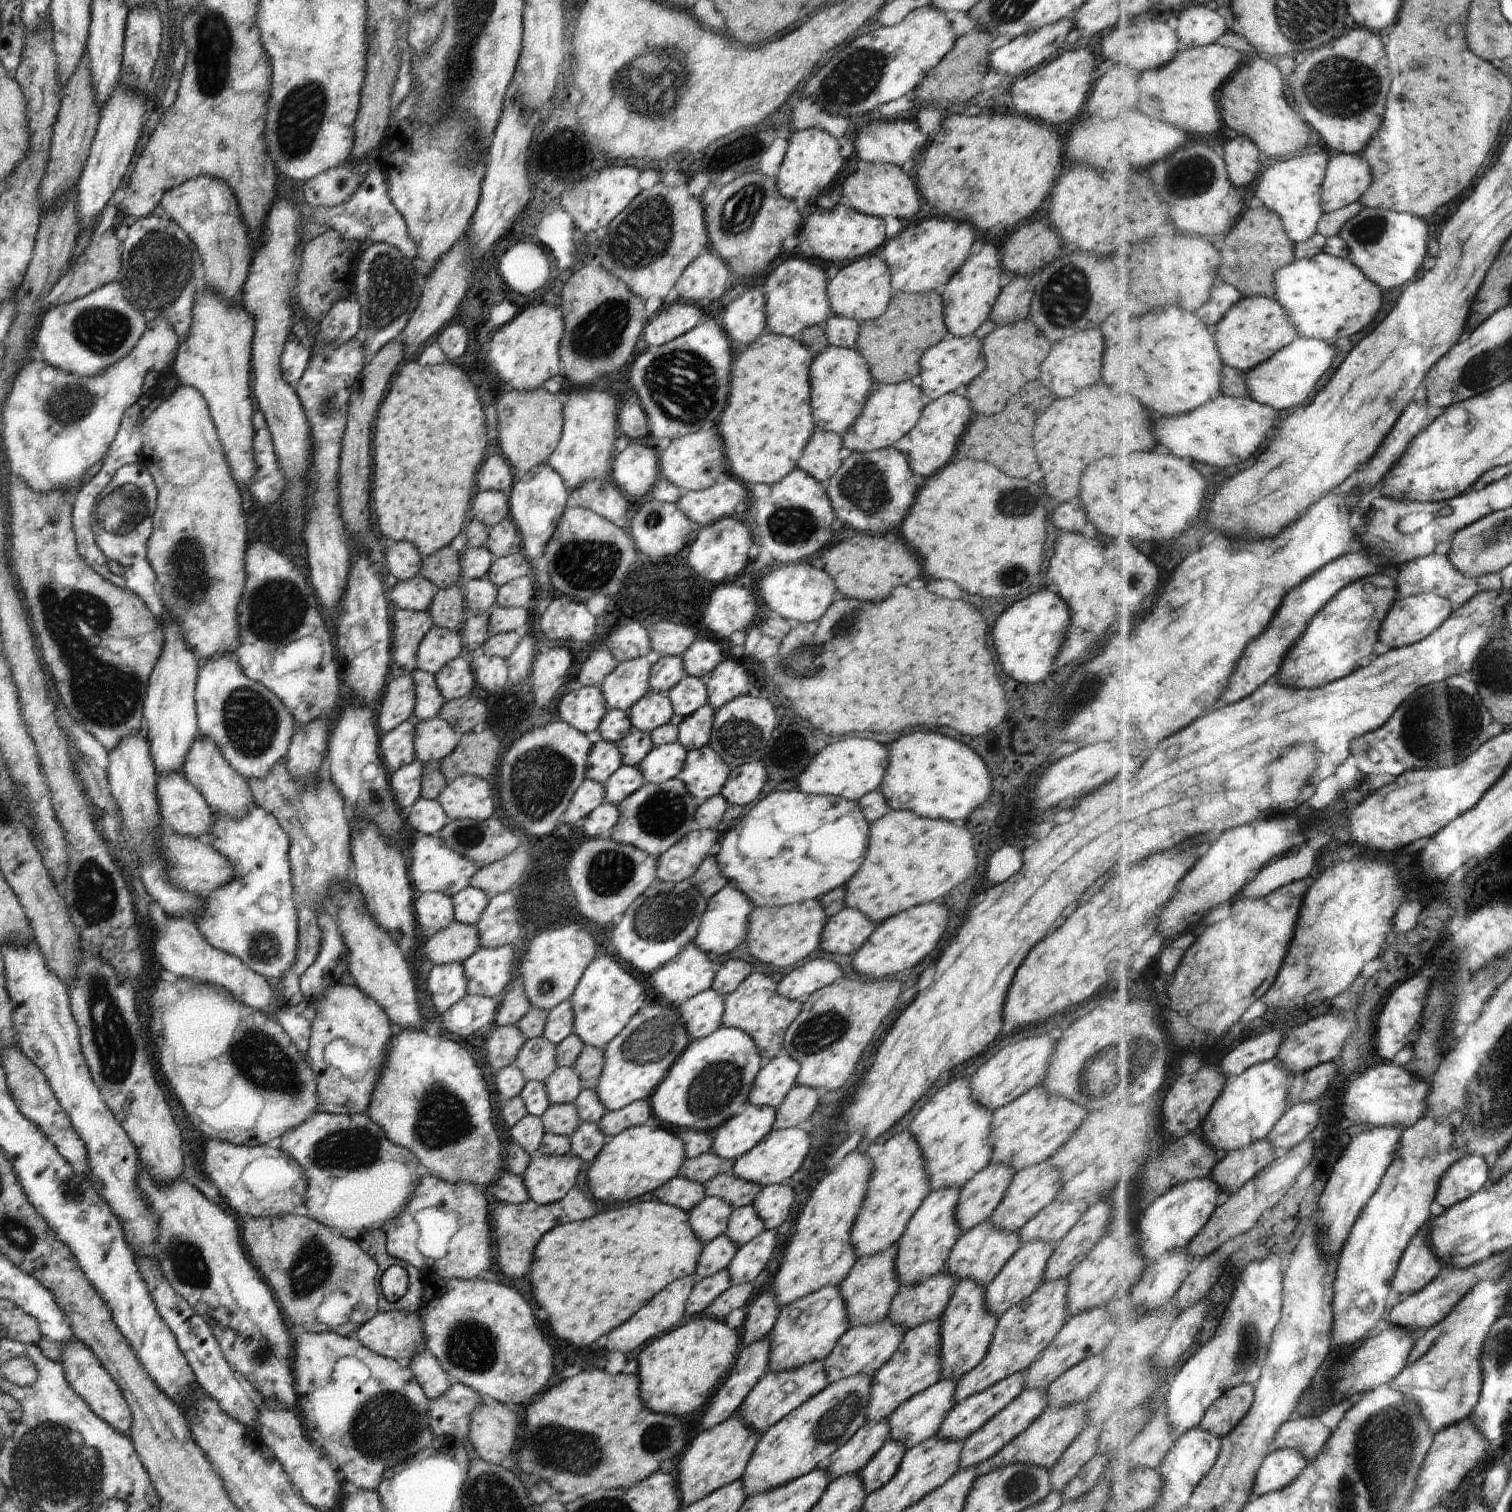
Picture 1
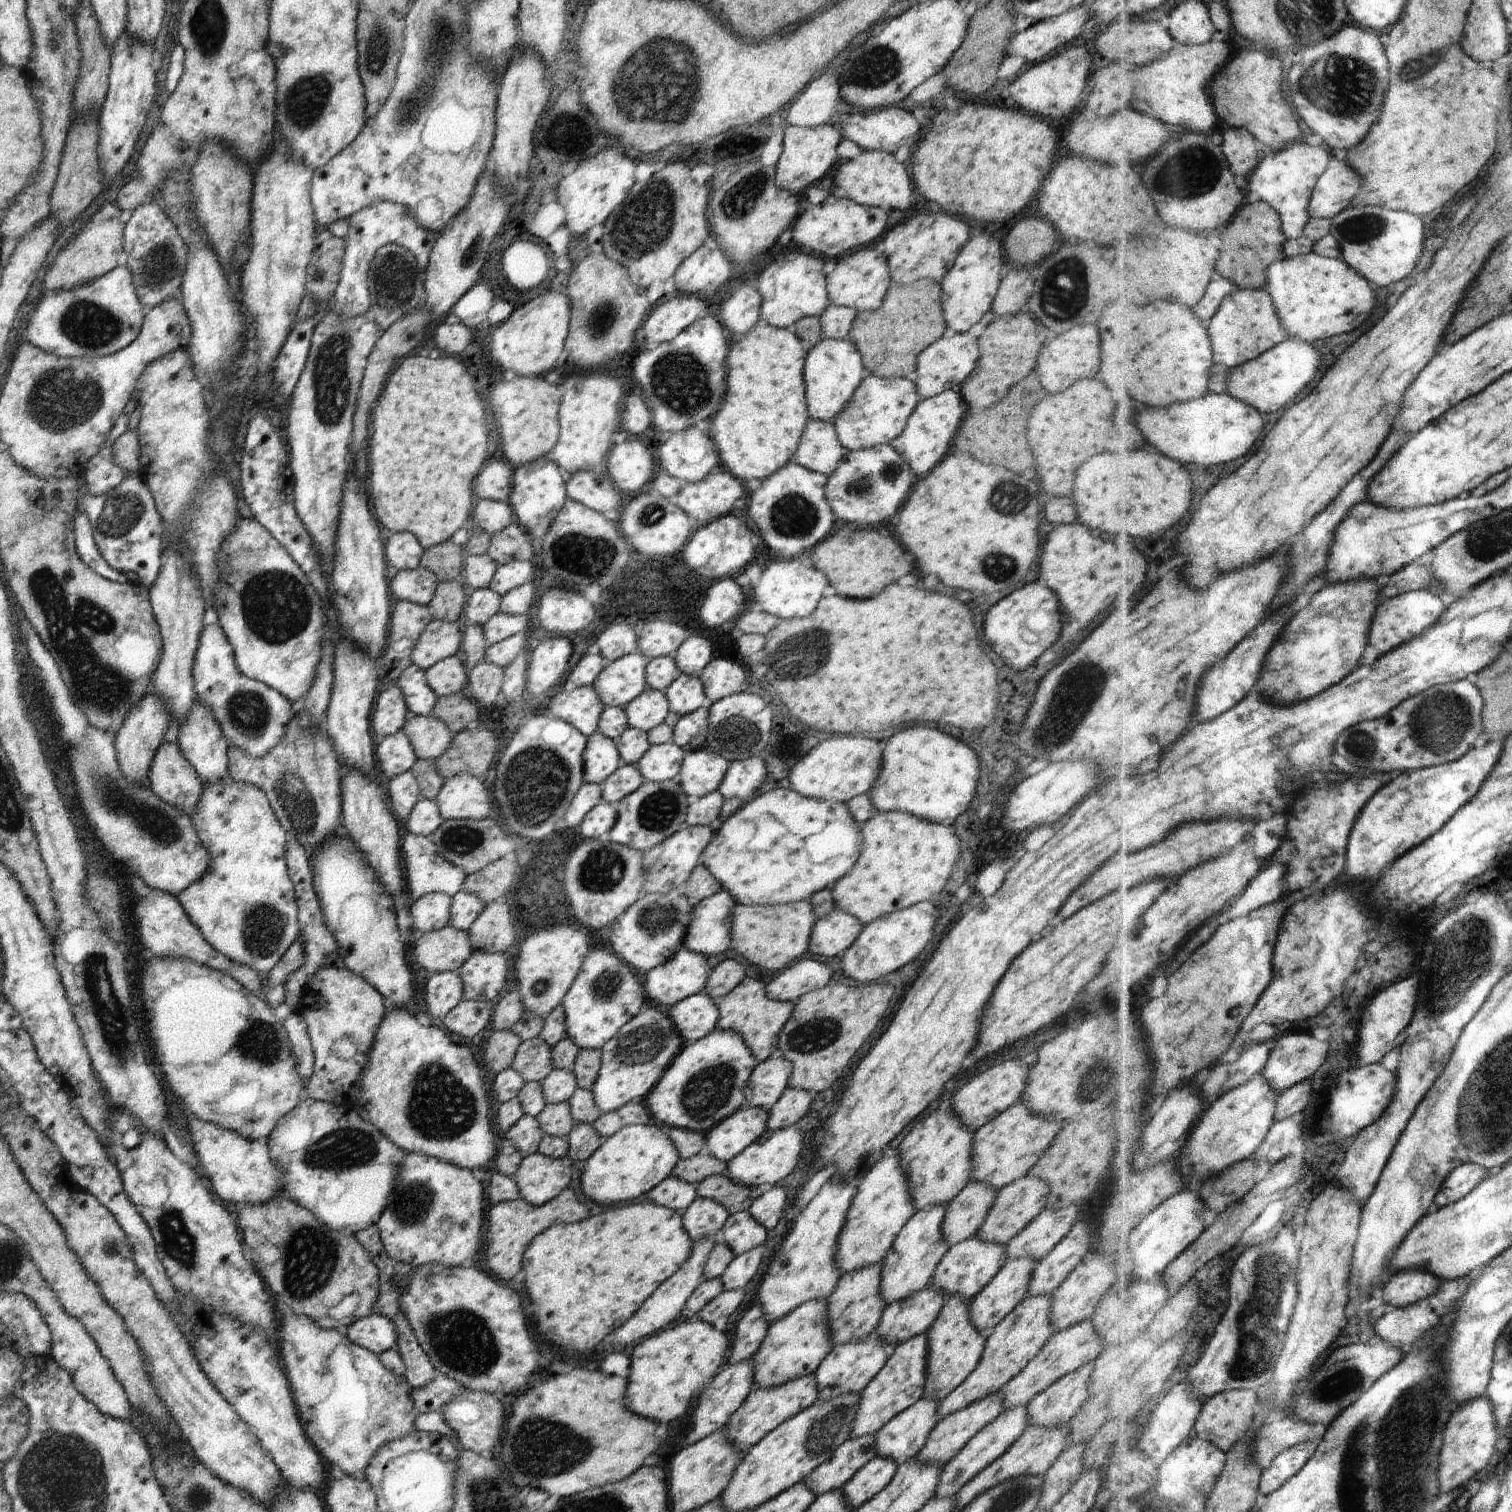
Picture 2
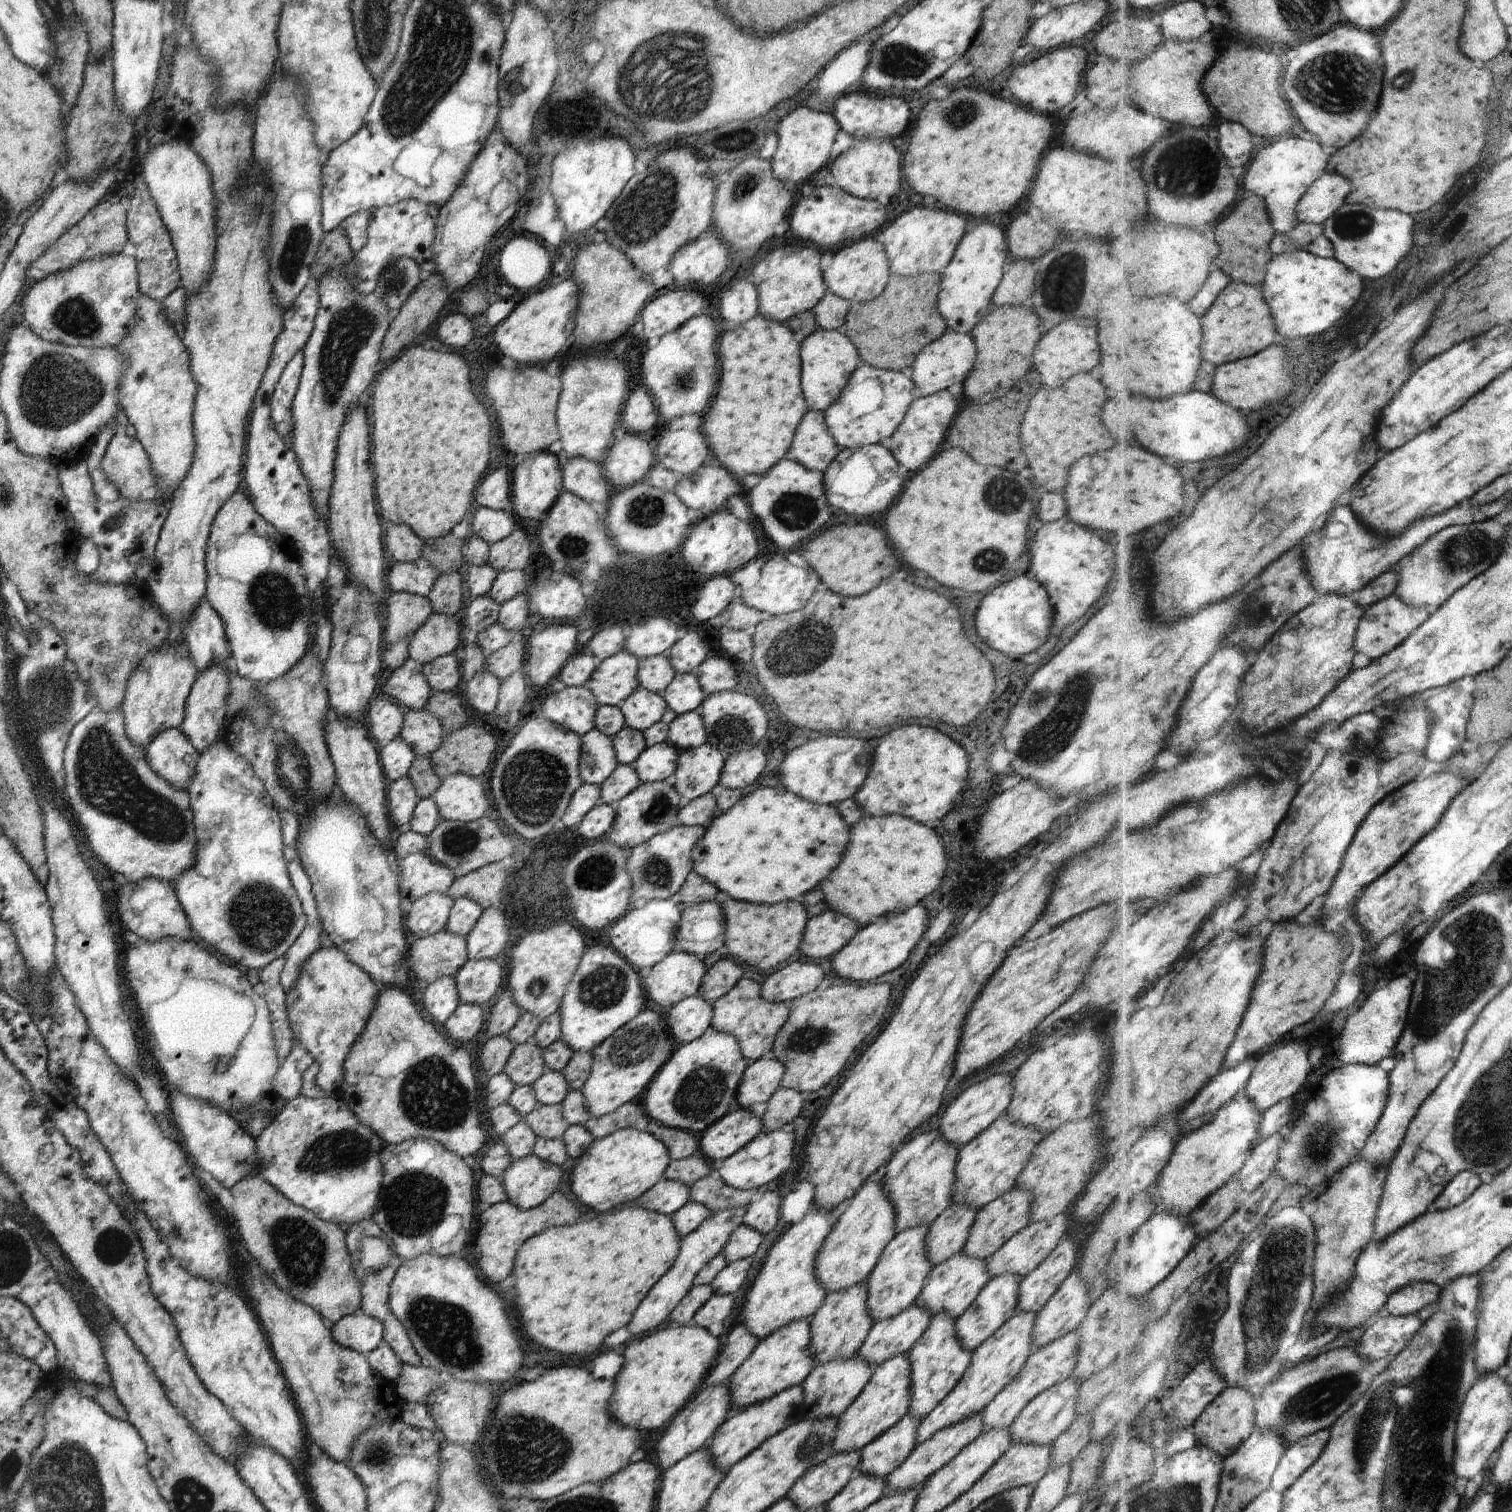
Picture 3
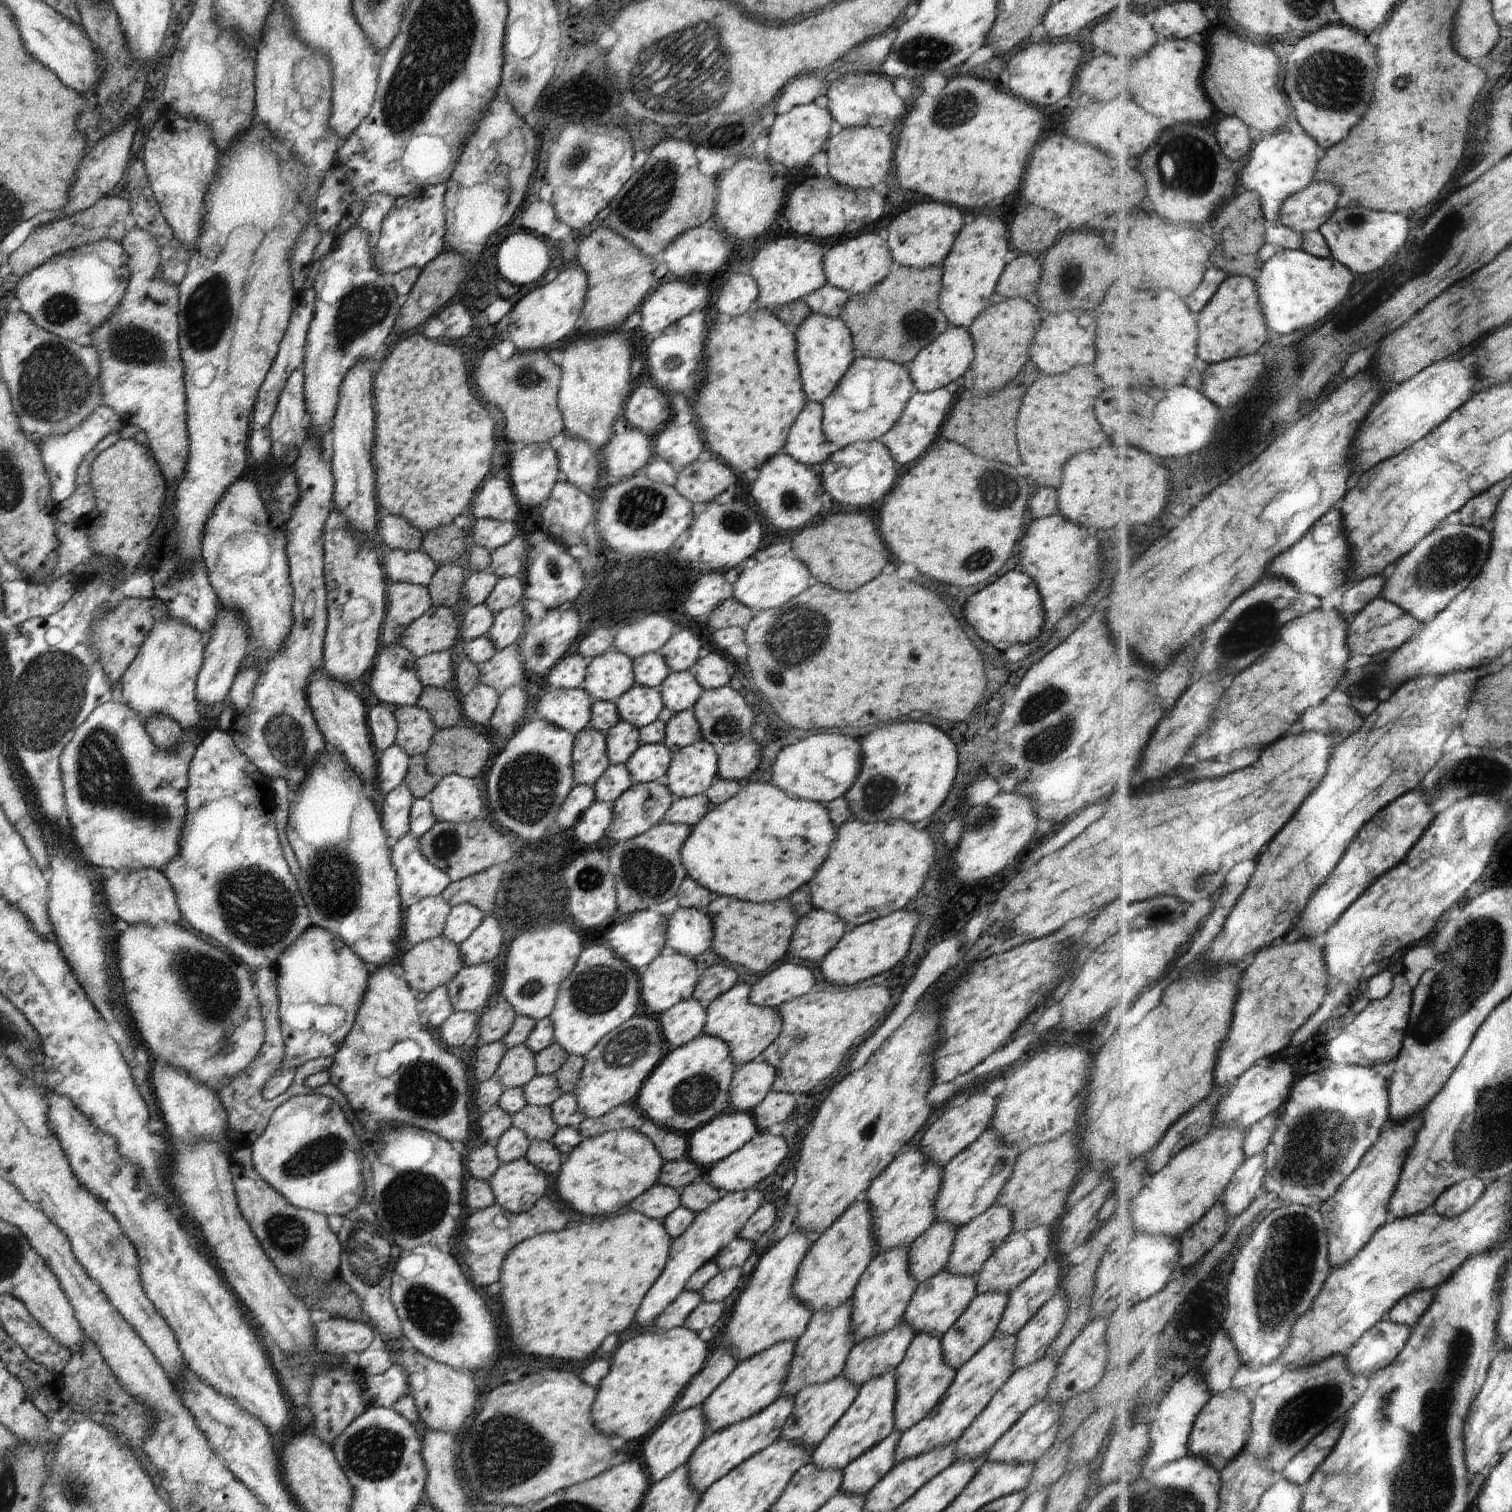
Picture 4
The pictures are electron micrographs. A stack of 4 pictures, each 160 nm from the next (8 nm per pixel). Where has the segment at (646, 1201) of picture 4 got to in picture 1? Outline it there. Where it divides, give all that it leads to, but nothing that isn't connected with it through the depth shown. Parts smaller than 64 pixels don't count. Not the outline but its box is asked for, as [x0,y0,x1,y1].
[653,1177,704,1213]

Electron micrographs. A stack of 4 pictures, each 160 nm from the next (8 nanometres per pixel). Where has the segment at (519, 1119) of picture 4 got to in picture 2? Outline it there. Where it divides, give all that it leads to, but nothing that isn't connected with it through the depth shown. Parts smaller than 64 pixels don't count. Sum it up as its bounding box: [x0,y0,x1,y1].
[537,1101,575,1137]

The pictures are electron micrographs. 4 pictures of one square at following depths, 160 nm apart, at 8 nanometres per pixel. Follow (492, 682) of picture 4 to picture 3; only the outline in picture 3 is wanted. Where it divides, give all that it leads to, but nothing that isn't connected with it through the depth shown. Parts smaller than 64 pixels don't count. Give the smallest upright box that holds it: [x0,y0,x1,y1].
[485,636,526,681]

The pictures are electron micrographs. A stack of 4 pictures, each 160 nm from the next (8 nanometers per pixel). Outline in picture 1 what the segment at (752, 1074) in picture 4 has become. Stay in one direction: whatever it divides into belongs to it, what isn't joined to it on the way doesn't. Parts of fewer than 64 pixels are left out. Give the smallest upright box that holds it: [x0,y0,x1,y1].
[747,1055,799,1109]

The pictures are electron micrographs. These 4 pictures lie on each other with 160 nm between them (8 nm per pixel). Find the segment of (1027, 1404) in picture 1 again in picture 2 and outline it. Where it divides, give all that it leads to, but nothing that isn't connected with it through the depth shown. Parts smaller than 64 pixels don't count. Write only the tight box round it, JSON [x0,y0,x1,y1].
[933,1406,1028,1498]

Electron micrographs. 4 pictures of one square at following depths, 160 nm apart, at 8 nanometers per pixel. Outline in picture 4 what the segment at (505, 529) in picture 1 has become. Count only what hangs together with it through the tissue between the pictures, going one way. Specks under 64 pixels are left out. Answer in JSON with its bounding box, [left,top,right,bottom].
[489,534,526,578]

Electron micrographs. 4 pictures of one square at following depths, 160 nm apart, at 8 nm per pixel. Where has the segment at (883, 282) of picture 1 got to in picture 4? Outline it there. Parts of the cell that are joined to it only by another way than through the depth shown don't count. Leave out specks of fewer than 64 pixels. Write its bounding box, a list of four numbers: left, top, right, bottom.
[823,232,894,295]

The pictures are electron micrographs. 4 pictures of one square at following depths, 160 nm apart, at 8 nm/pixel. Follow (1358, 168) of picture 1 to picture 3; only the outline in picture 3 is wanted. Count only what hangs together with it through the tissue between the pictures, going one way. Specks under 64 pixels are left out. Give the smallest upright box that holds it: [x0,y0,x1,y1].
[1296,174,1354,226]

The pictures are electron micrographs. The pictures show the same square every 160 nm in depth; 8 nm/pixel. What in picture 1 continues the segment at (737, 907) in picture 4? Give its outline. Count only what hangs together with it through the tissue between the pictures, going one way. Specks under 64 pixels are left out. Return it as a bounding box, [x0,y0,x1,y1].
[745,899,827,968]

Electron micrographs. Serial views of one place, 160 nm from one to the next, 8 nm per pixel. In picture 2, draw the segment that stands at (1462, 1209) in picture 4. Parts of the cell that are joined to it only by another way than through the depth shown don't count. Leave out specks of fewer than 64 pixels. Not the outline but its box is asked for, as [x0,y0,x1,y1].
[1436,1163,1488,1208]

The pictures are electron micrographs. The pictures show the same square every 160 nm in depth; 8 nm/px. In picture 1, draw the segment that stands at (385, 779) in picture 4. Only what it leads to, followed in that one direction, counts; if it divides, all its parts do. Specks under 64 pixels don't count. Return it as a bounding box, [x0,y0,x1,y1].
[379,721,416,770]

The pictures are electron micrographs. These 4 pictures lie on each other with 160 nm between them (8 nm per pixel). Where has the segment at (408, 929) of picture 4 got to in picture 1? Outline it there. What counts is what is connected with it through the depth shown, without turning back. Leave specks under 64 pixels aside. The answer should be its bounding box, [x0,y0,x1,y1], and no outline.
[414,891,455,931]

